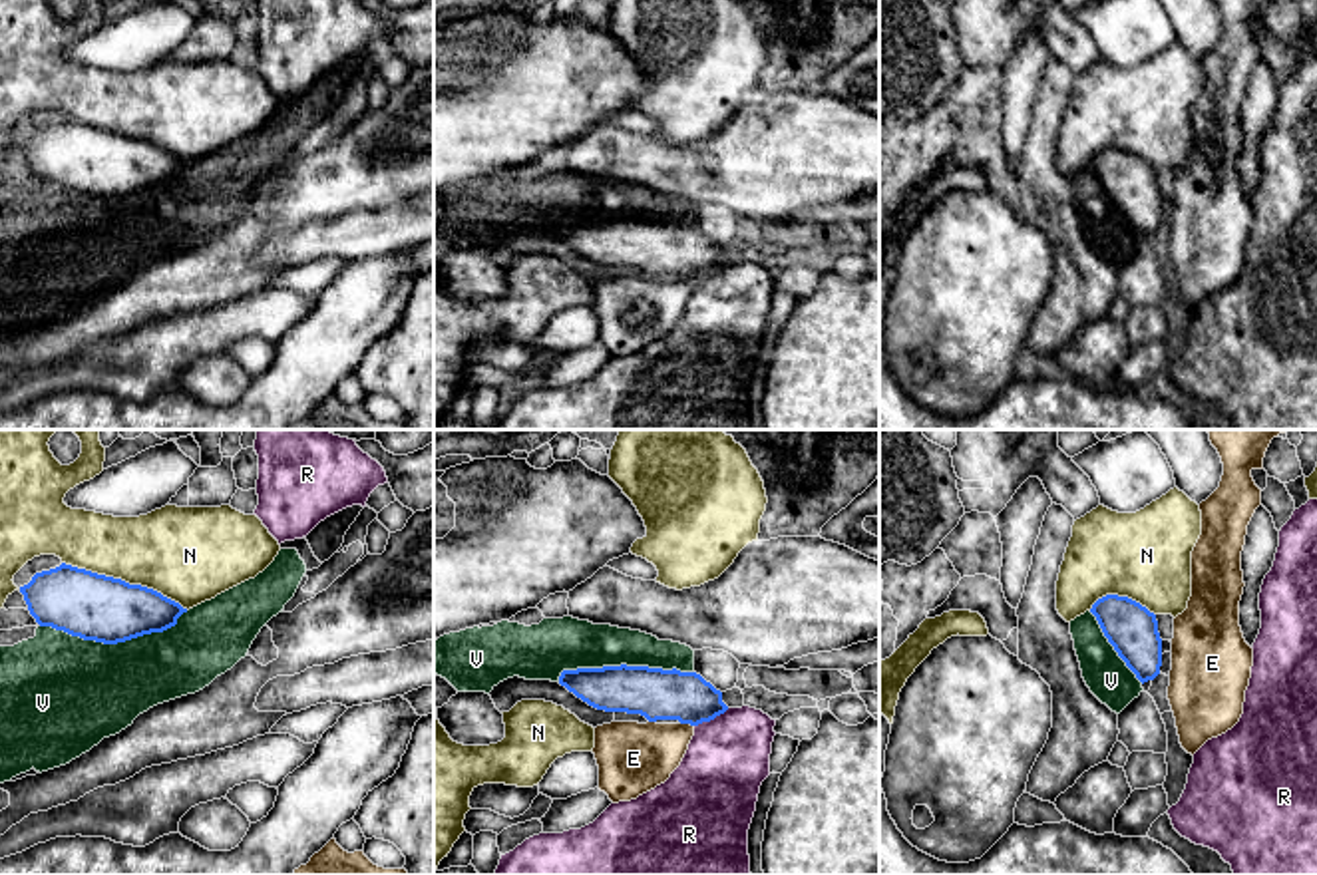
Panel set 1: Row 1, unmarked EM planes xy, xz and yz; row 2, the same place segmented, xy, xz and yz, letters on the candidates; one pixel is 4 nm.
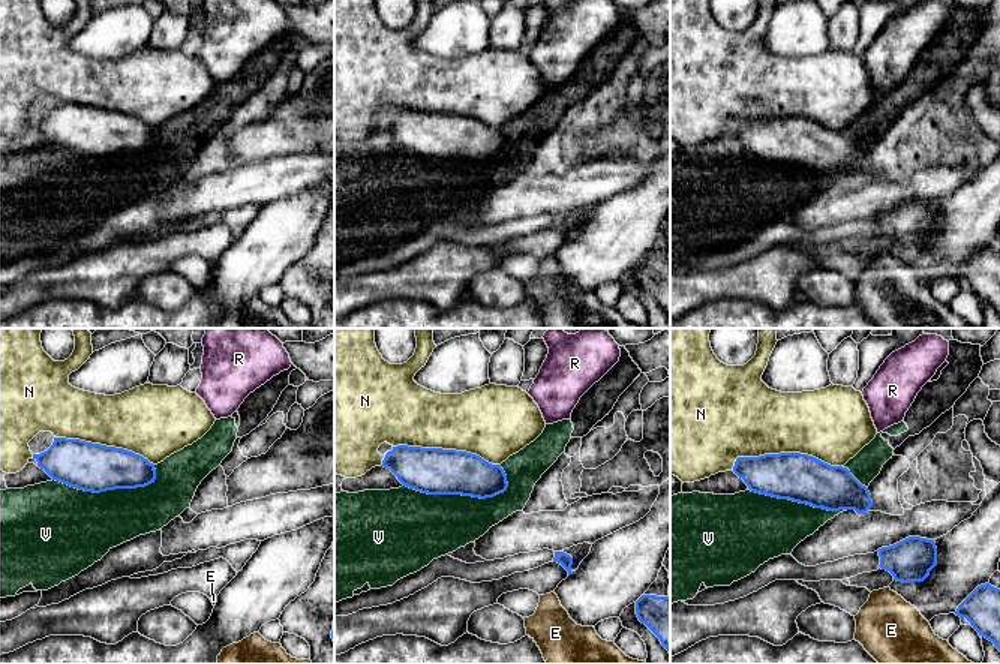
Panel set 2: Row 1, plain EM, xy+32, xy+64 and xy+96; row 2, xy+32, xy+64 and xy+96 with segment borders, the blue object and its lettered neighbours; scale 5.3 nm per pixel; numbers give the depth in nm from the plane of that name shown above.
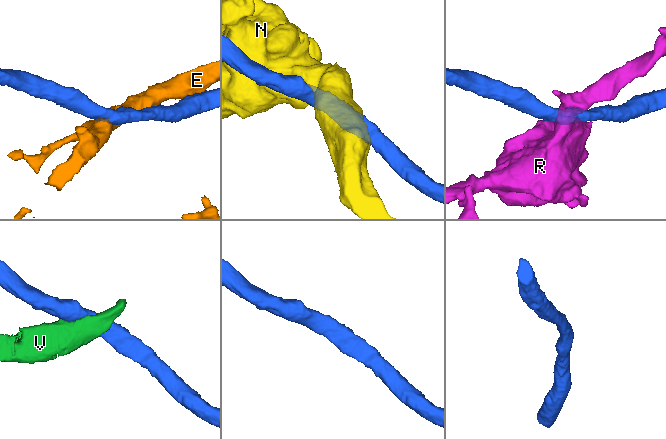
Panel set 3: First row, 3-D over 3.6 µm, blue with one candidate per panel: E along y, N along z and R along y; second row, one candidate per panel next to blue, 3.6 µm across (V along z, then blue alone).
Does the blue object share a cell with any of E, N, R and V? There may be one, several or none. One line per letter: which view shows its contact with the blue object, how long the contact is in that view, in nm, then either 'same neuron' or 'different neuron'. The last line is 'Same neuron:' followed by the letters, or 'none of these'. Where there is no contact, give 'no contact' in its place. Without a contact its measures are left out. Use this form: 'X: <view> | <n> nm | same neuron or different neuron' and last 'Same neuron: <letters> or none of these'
E: xz | 60 nm | different neuron
N: xy | 550 nm | different neuron
R: xz | 160 nm | different neuron
V: xy | 600 nm | different neuron
Same neuron: none of these

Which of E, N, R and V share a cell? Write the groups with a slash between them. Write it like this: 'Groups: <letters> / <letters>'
Groups: E / N / R / V

